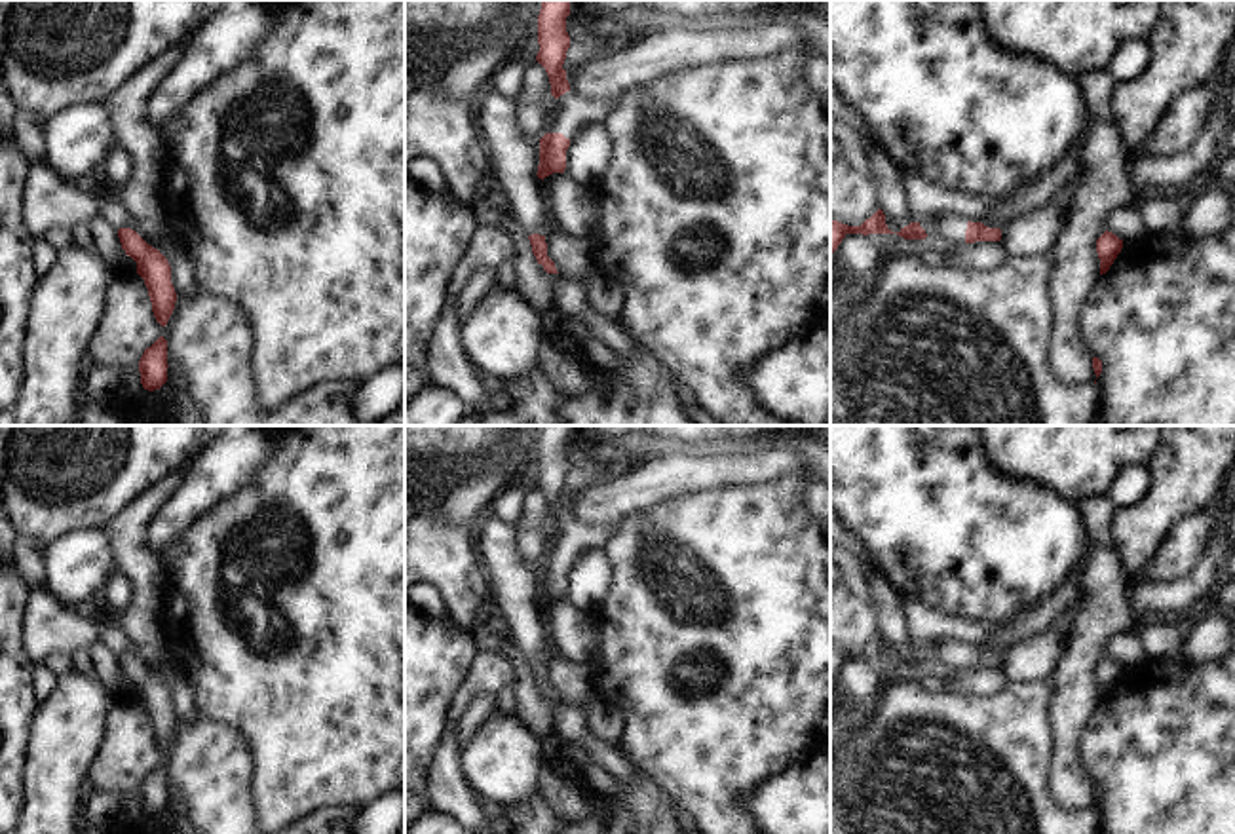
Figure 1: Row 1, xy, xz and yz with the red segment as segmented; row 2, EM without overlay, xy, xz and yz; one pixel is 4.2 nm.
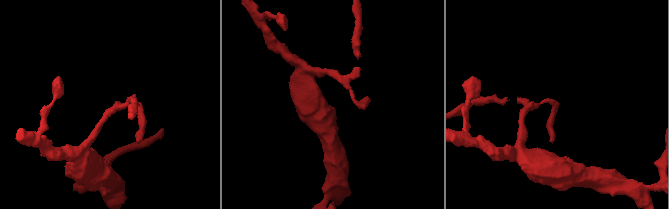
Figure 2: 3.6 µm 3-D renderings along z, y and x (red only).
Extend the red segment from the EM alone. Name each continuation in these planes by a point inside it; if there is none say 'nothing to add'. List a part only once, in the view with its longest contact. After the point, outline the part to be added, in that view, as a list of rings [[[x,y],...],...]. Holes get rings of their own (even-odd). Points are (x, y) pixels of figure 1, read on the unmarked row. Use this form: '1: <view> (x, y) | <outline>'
nothing to add

